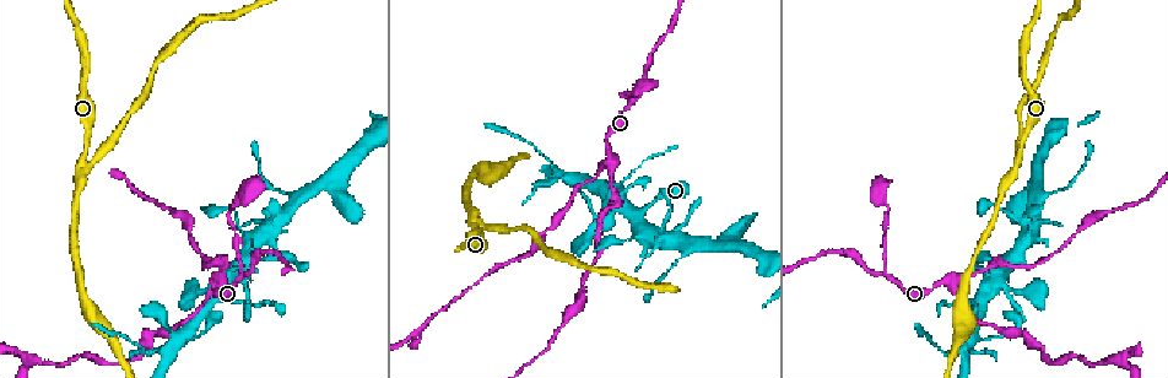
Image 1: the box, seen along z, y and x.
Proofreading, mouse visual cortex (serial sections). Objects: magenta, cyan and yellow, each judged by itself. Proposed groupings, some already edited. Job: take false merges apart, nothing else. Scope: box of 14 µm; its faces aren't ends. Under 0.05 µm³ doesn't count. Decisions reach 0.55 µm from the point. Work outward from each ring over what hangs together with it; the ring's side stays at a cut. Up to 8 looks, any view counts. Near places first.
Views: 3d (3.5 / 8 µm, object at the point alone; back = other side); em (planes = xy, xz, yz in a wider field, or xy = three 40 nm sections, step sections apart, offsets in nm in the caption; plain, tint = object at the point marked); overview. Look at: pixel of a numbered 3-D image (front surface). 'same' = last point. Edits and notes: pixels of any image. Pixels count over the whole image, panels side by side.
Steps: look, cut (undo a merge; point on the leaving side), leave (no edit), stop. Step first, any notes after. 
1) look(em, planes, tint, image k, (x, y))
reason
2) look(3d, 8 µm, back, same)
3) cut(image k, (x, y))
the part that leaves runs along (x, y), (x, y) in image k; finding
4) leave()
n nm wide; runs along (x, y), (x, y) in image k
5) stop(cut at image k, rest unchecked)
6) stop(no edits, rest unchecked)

look(3d, 8 µm, image 1, (268, 238))
looks like a crossing

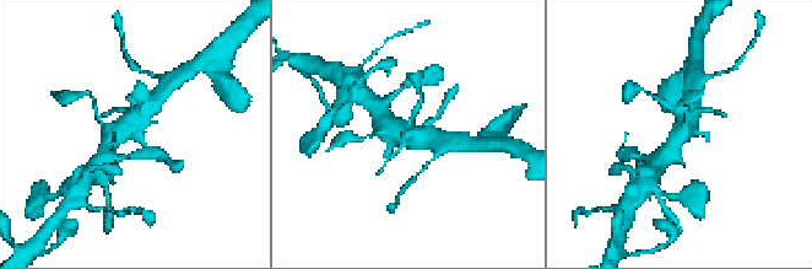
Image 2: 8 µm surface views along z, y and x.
look(em, planes, tint, image 2, (133, 131))

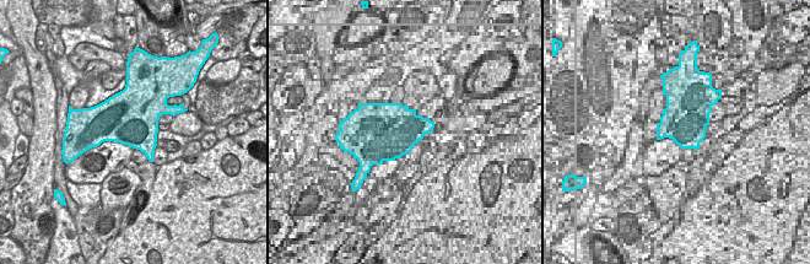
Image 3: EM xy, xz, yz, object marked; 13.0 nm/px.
leave()
runs along (106, 148), (119, 129), (156, 100) in image 2; one cell here

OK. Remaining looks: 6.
look(3d, 3.5 µm, image 1, (953, 284))
sharp bend

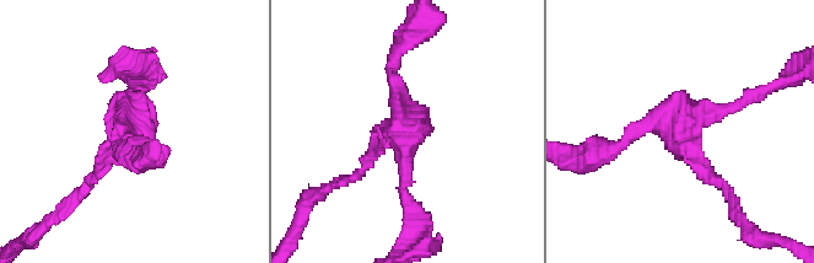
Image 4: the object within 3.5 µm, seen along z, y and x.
look(em, xy, step 5, tint, image 4, (680, 131))
3 arms; arms of 150, 200, 200 nm

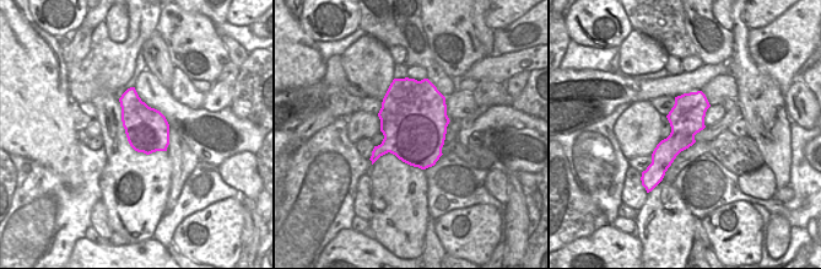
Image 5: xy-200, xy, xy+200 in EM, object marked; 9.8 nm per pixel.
leave()
runs along (609, 153), (635, 129), (675, 125), (722, 186) in image 4; all the same cell

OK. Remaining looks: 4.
look(3d, 8 µm, back, image 1, (242, 275))

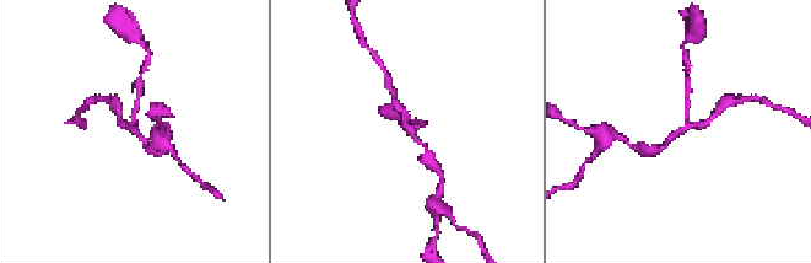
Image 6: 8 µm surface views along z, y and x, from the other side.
look(3d, 3.5 µm, image 6, (405, 125))
closer look

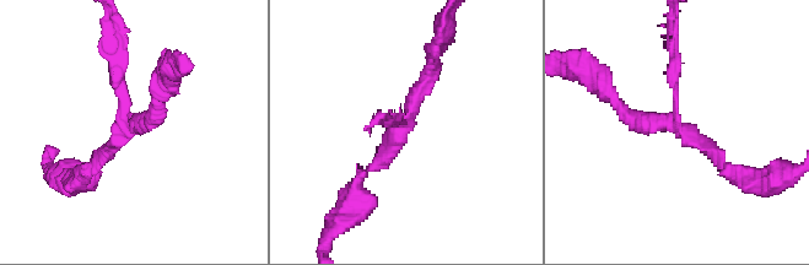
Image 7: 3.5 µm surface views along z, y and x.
look(em, xy, step 5, tint, image 7, (687, 129))
3 arms; arms of 150, 150, 200 nm; need the tissue

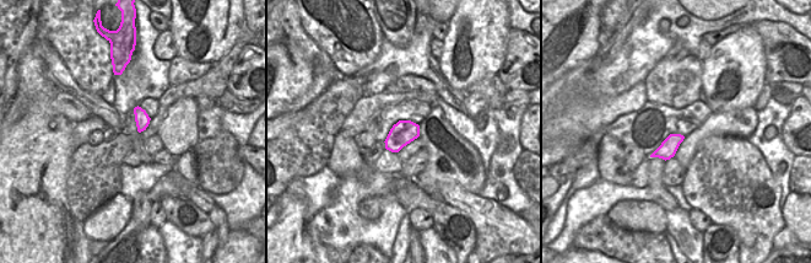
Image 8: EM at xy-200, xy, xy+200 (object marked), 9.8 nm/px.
leave()
continuous, no second cell

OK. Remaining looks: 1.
stop(no edits, rest unchecked)

